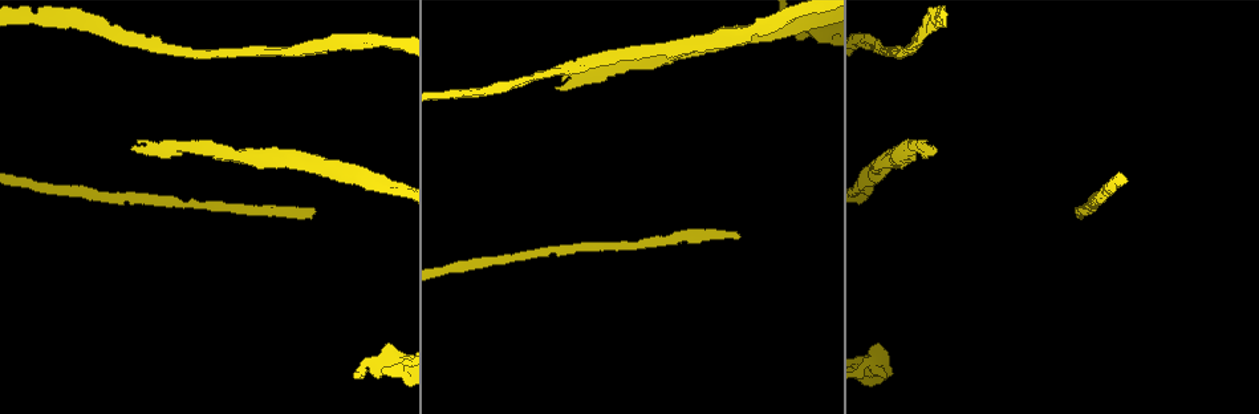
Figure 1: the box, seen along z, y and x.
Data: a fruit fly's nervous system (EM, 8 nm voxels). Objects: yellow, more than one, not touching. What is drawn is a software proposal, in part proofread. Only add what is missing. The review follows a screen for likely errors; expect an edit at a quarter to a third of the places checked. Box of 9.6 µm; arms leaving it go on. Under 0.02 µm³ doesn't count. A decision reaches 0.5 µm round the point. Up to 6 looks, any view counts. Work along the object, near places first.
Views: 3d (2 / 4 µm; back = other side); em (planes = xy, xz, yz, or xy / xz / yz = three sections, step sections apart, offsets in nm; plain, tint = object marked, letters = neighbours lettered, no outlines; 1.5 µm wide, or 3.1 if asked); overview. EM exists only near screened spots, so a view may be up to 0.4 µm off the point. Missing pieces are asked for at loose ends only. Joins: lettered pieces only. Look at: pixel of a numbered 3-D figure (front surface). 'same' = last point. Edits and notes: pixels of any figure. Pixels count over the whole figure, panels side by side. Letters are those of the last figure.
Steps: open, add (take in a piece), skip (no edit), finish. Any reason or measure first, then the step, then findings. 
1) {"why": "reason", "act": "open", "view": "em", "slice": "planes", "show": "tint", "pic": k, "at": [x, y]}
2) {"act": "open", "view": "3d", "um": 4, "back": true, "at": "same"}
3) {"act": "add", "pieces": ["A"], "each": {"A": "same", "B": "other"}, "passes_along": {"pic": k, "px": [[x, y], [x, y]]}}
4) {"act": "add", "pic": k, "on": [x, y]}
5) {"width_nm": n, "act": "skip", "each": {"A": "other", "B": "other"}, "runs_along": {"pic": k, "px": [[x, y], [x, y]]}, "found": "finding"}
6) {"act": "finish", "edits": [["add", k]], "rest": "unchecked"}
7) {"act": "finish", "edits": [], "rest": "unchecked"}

{"why": "tapers out", "act": "open", "view": "em", "slice": "planes", "show": "tint", "pic": 1, "at": [740, 236]}

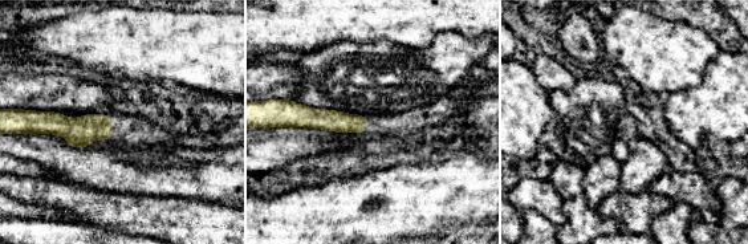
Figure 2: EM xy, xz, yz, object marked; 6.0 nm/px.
{"why": "what lies round it", "act": "open", "view": "em", "slice": "planes", "show": "letters", "at": "same"}

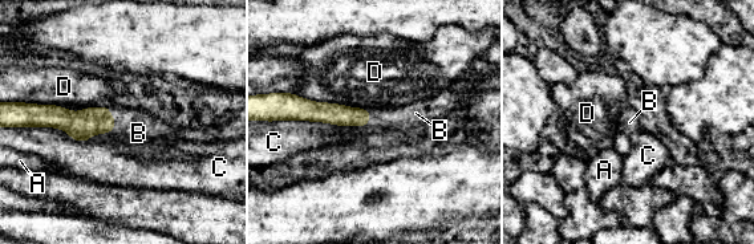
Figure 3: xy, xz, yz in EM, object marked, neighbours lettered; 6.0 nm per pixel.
{"width_nm": 110, "act": "add", "pieces": ["B"], "each": {"A": "other", "B": "same", "C": "other", "D": "other"}, "passes_along": {"pic": 3, "px": [[85, 123], [114, 120], [138, 133]]}, "found": "the neuron continues"}

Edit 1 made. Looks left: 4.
{"why": "redraw", "act": "open", "view": "overview"}

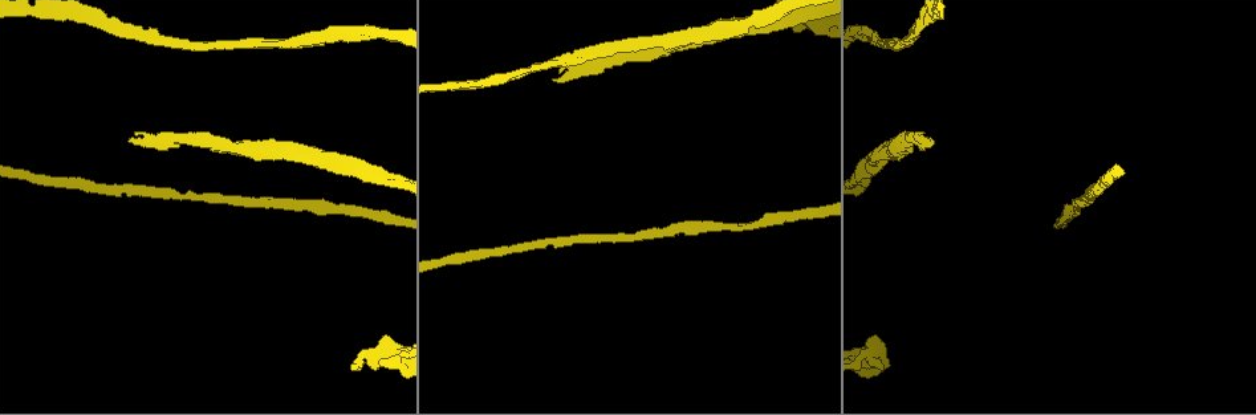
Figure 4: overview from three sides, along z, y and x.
{"why": "stops while still wide", "act": "open", "view": "em", "slice": "planes", "show": "letters", "pic": 4, "at": [874, 334]}

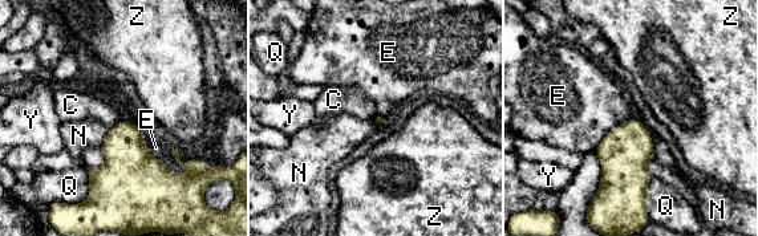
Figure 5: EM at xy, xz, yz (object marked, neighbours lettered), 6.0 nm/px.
{"act": "skip", "each": {"C": "other", "E": "other", "N": "other", "Q": "other", "Y": "other", "Z": "other"}, "found": "no lettered piece goes on from it"}

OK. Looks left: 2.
{"act": "finish", "edits": [["add", 3]], "rest": "unchecked"}

